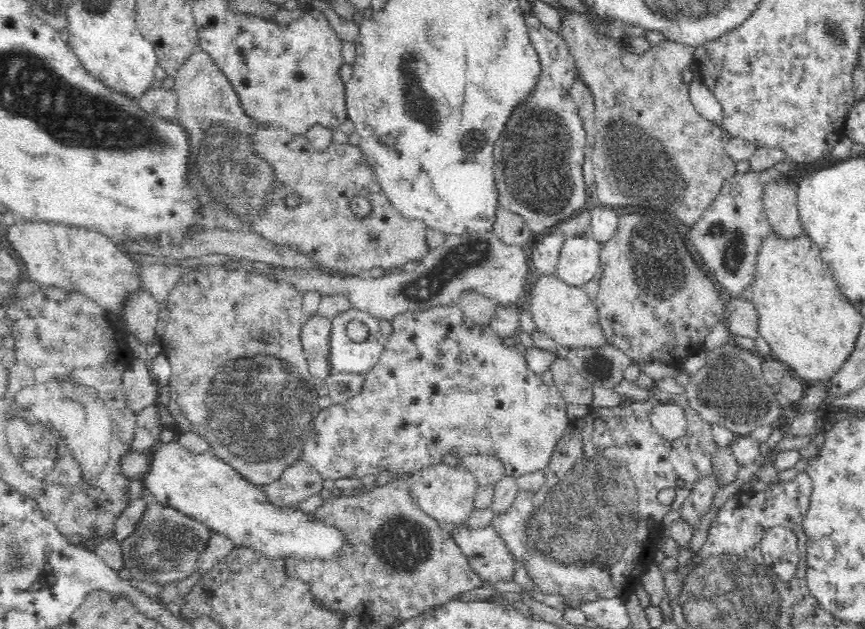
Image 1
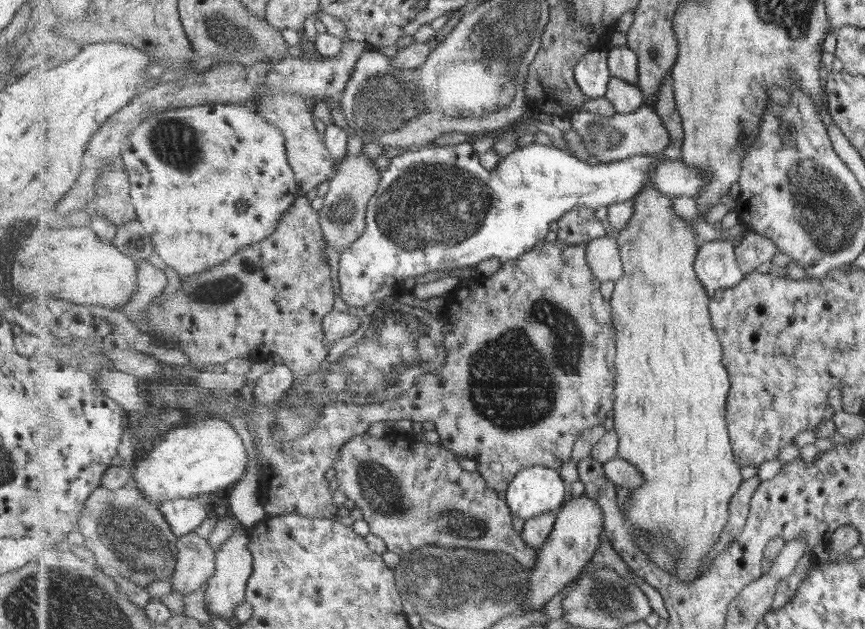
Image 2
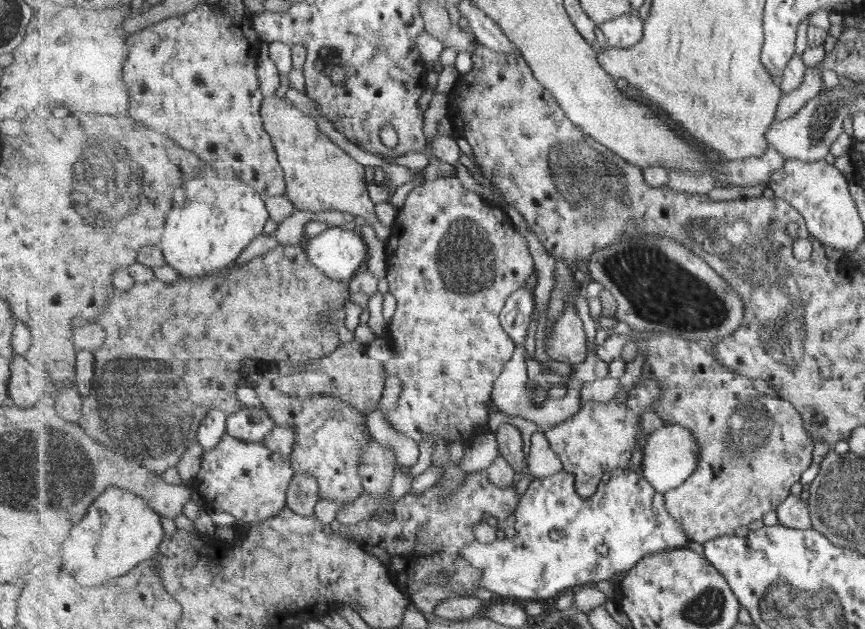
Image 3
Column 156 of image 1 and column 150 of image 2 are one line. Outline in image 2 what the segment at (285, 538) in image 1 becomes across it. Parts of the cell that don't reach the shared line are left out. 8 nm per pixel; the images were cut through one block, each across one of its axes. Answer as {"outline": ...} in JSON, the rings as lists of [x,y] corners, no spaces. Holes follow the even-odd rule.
{"outline":[[[211,417],[207,420],[190,419],[188,424],[177,426],[164,437],[152,443],[150,452],[132,468],[133,477],[138,489],[145,498],[156,504],[177,498],[205,497],[207,494],[224,490],[227,492],[240,481],[249,466],[249,454],[243,440],[237,436],[235,428],[222,417]]]}

